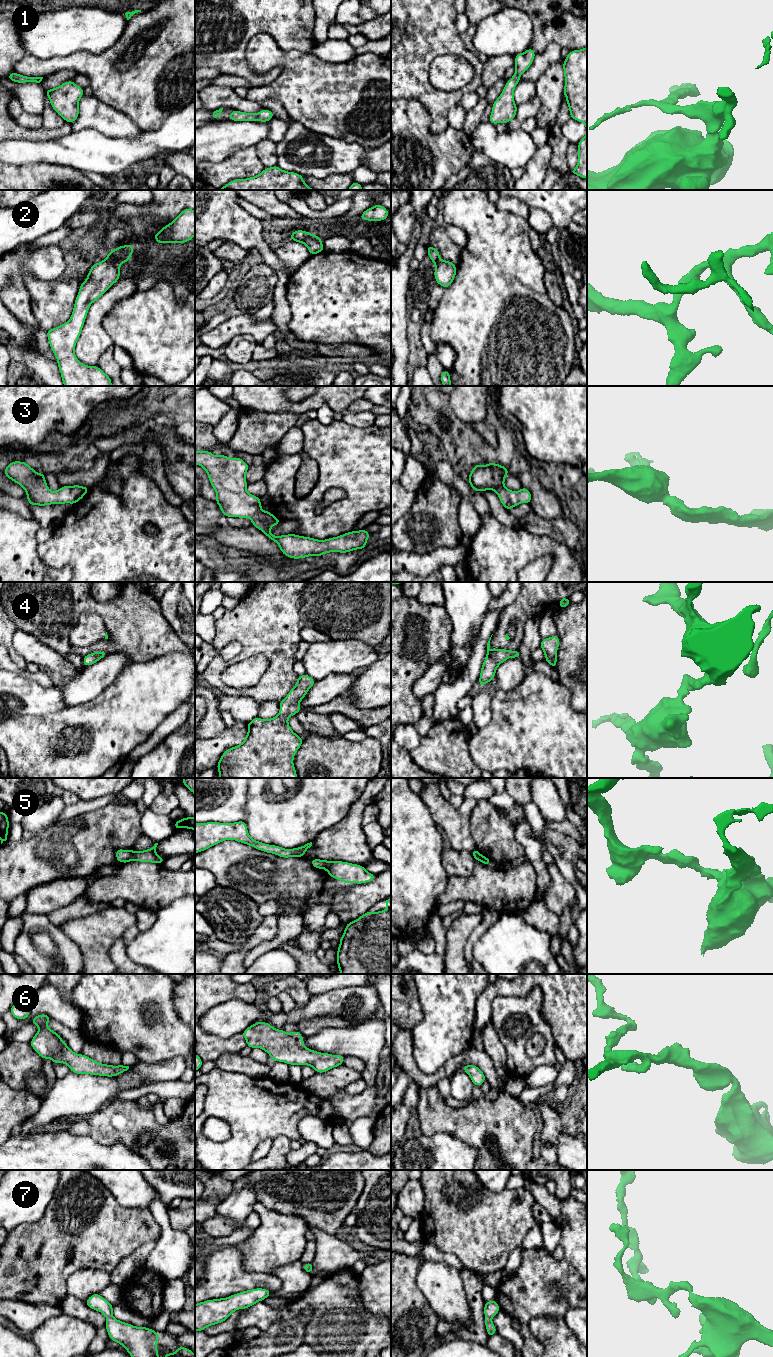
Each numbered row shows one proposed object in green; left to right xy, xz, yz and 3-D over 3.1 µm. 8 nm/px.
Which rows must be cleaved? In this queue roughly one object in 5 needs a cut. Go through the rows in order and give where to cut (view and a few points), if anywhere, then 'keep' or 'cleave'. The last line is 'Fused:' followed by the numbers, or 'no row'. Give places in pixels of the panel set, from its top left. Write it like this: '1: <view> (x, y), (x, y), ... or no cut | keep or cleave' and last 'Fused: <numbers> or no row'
1: no cut | keep
2: no cut | keep
3: no cut | keep
4: no cut | keep
5: xy (135, 851), (132, 859) | cleave
6: no cut | keep
7: no cut | keep
Fused: 5

